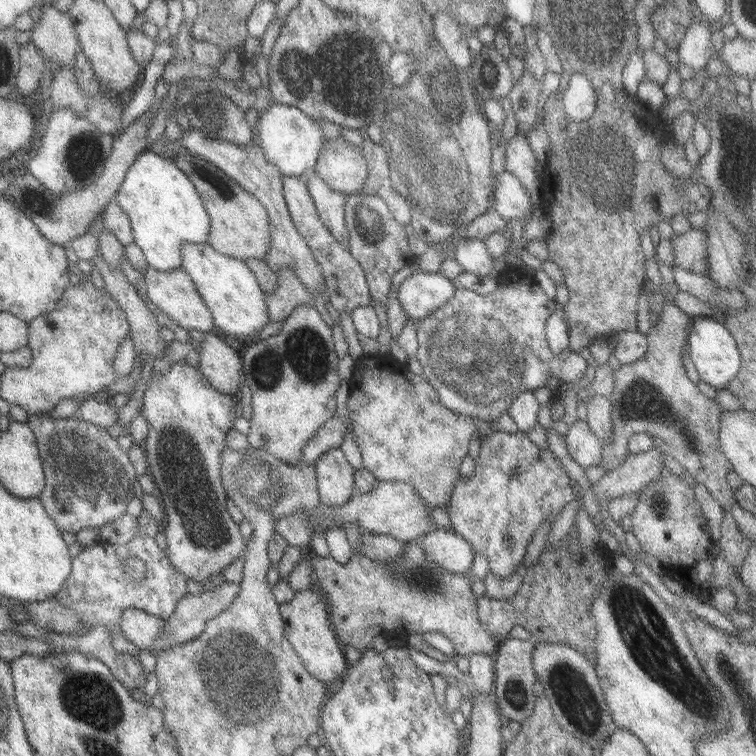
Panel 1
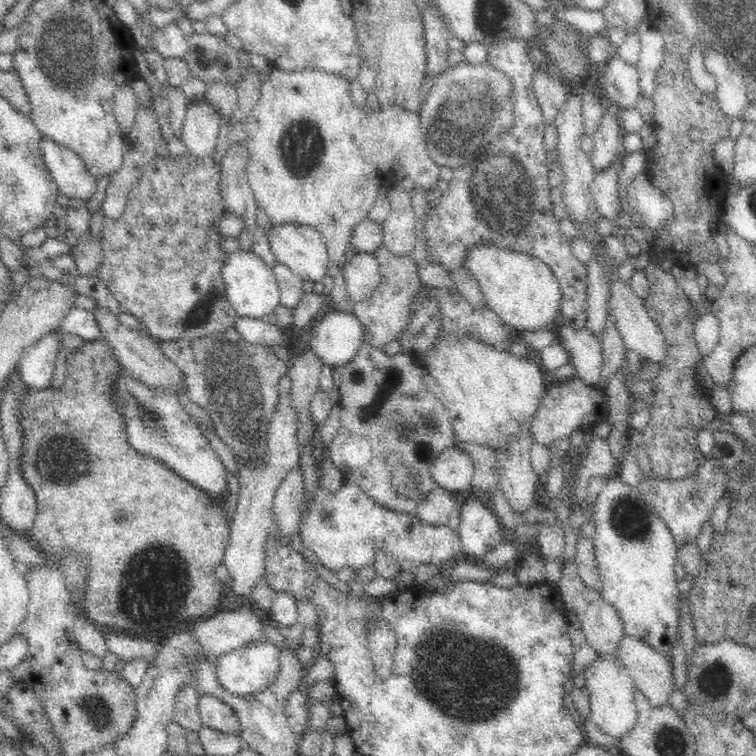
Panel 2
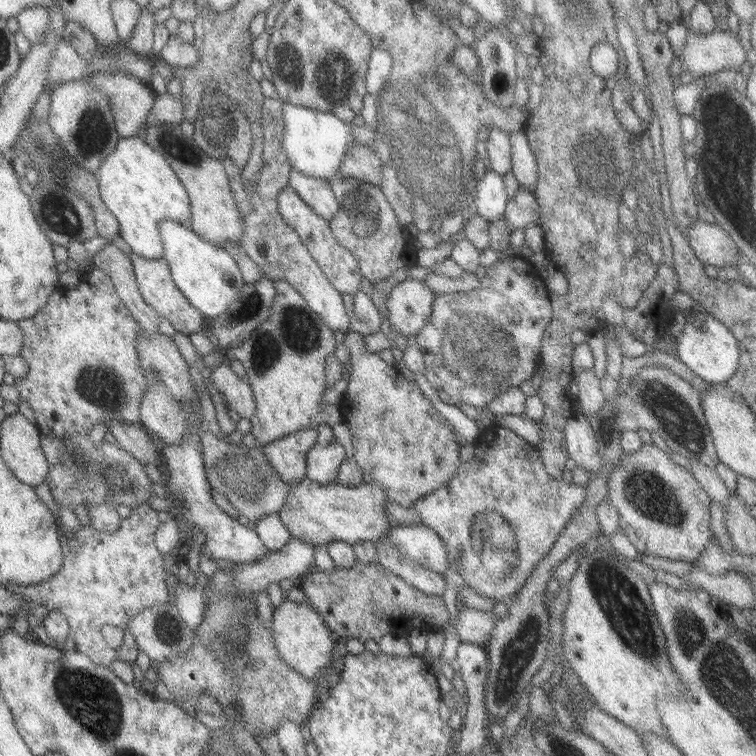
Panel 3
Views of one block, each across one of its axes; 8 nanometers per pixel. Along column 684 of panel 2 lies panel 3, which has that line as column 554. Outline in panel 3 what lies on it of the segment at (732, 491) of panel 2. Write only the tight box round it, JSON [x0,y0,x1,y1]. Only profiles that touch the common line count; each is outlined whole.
[411,424,585,602]

